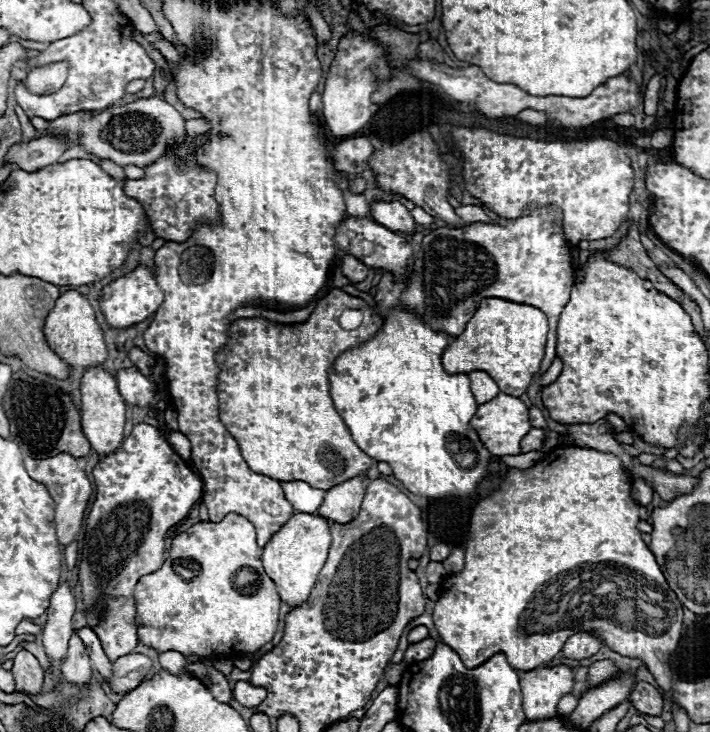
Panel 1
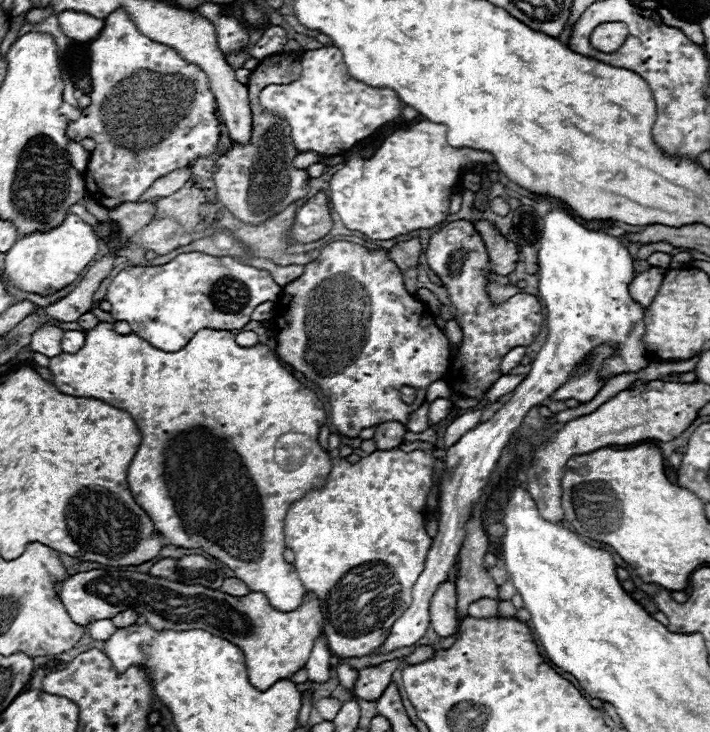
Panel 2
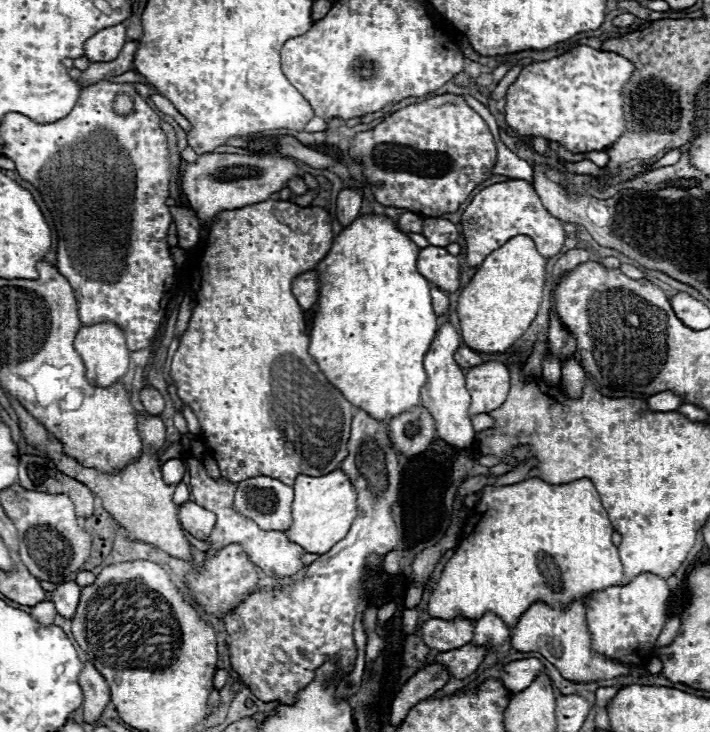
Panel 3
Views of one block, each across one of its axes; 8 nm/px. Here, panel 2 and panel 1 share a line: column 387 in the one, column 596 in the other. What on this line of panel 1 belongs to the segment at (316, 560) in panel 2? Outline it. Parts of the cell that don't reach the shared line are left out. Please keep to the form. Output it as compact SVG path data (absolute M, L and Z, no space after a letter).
M576 446L552 450L550 454L544 456L544 460L540 460L532 468L526 468L526 470L510 468L506 472L500 488L496 492L492 492L488 498L480 500L472 512L468 542L466 542L466 562L464 562L462 572L448 576L442 582L442 596L434 608L434 624L436 624L436 630L440 632L440 640L444 644L448 644L452 650L456 650L468 668L476 668L476 666L484 664L486 660L490 660L494 654L504 652L508 656L508 662L516 670L532 670L532 668L538 668L538 666L550 662L560 652L560 648L566 644L566 640L570 636L574 636L576 632L590 632L592 636L596 636L604 644L608 644L608 648L612 652L642 660L646 664L646 668L650 670L650 674L654 674L660 688L664 690L664 696L668 696L672 700L674 674L670 672L670 658L668 656L676 650L678 640L680 640L682 604L678 602L676 594L670 590L660 566L656 564L654 554L650 552L650 548L644 544L644 540L640 536L638 504L630 498L630 488L632 488L632 478L626 474L622 460L618 456L608 454L608 452L588 450L588 448L576 448Z

